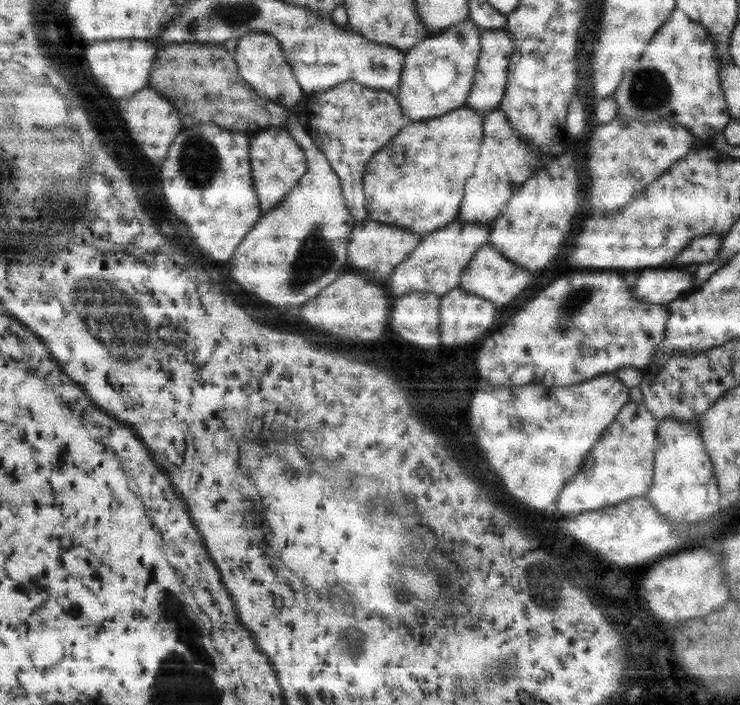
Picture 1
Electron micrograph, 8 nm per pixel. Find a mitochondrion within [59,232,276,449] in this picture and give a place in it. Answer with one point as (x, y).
(83, 298)

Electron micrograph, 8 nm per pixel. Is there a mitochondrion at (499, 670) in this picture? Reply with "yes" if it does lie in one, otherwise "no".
yes

